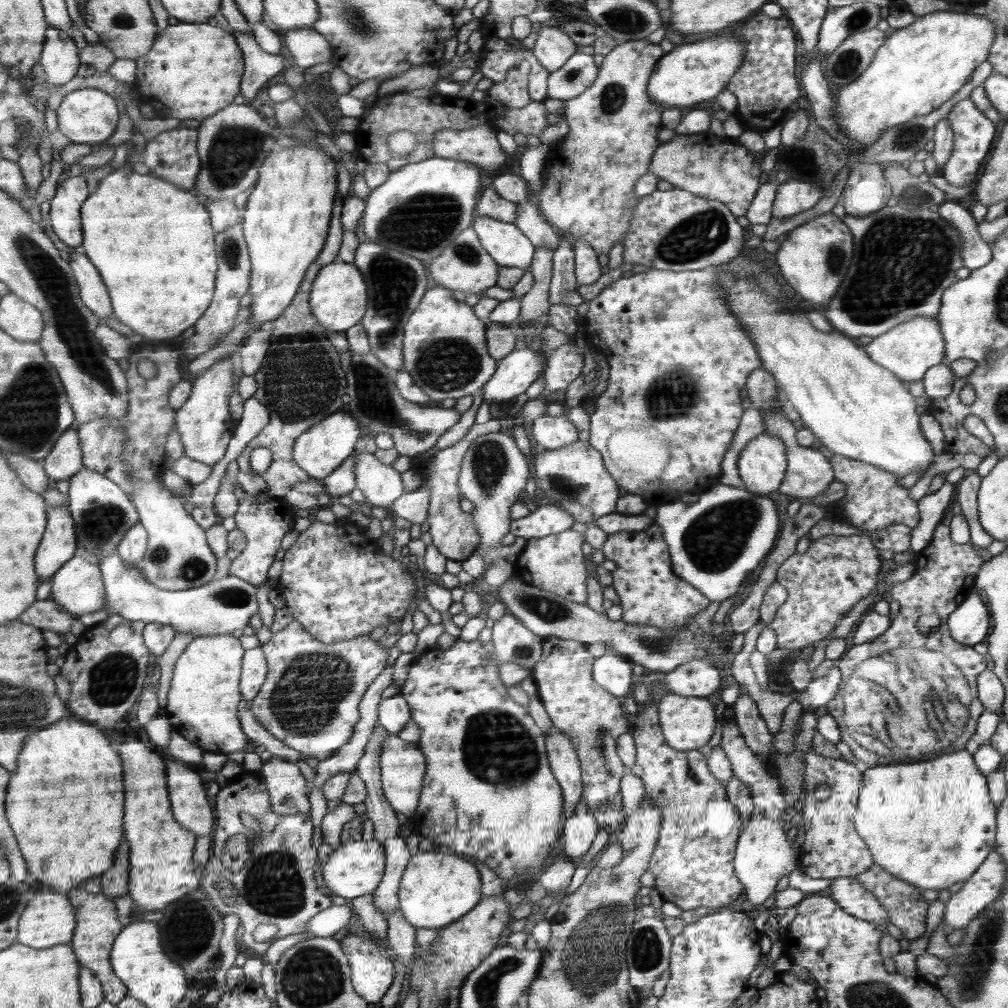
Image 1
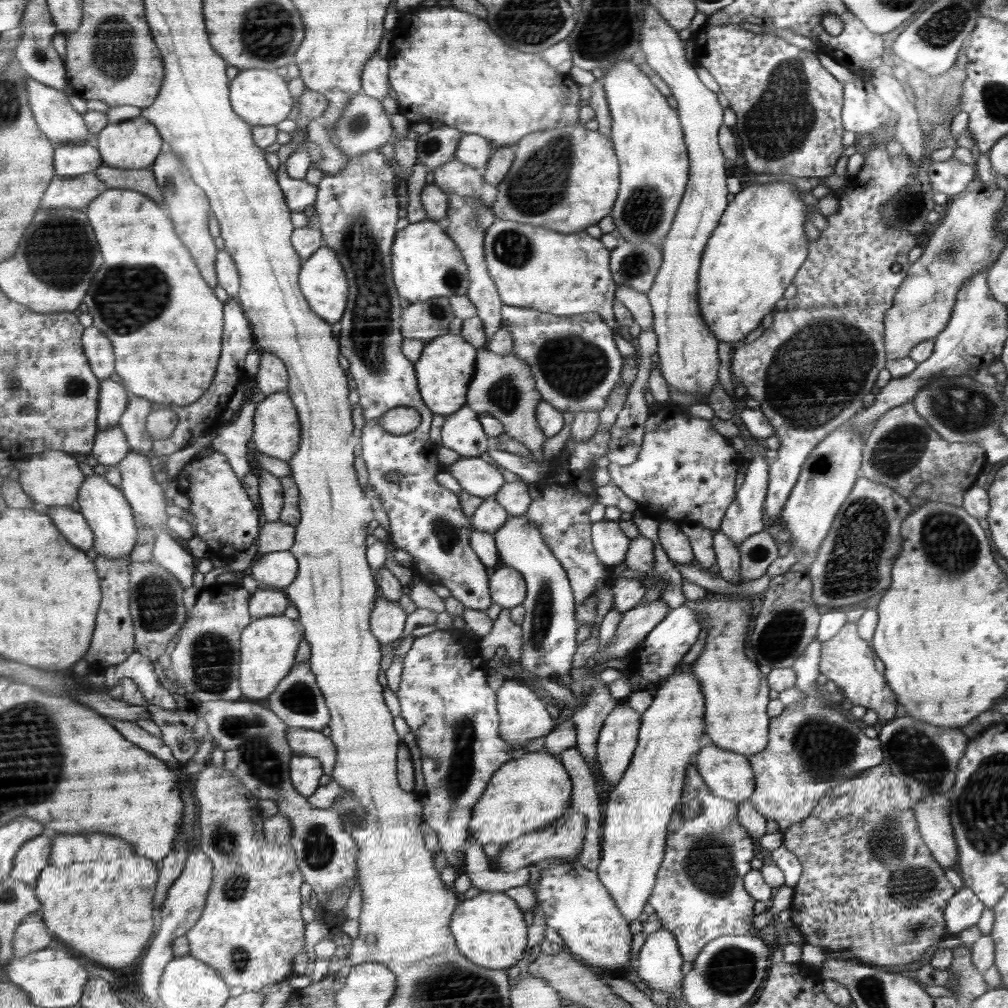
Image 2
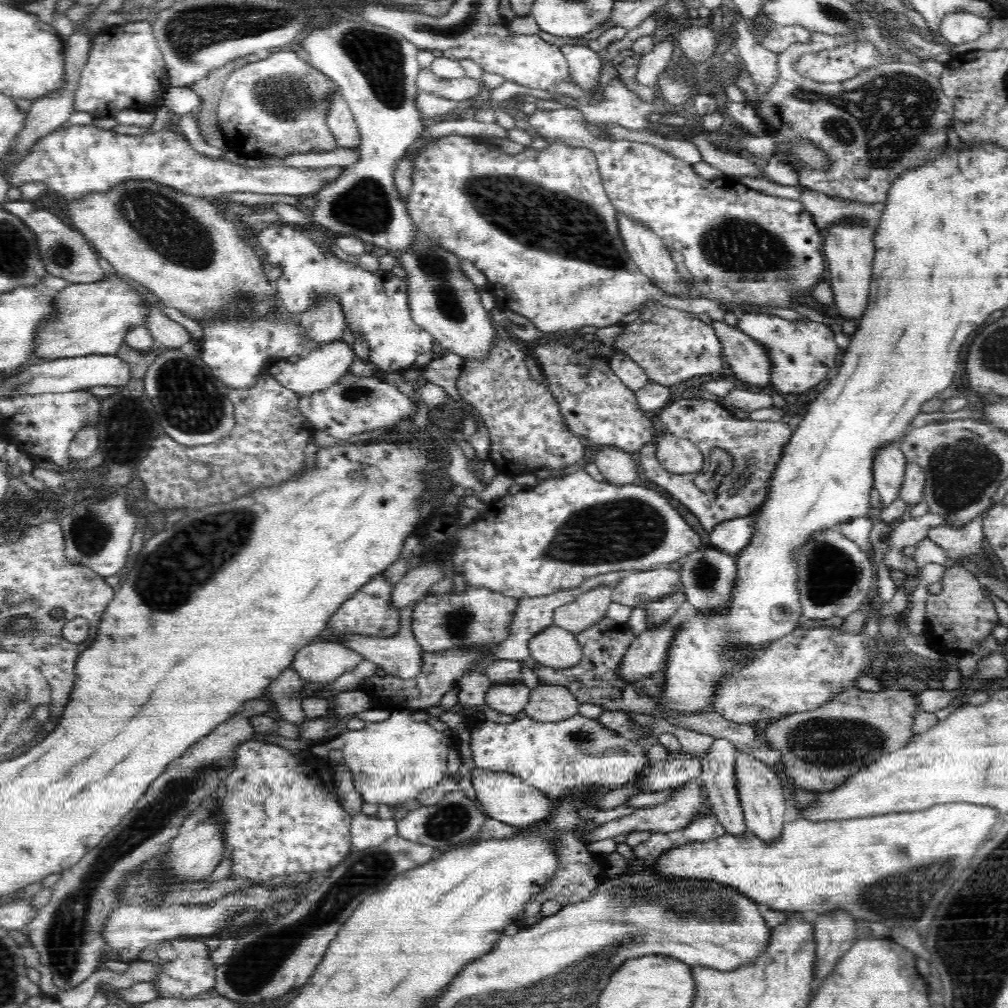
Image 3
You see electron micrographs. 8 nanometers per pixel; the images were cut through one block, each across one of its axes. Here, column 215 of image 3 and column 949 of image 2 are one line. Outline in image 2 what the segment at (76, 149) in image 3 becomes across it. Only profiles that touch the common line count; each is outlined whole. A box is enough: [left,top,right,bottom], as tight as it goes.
[928,157,974,199]

